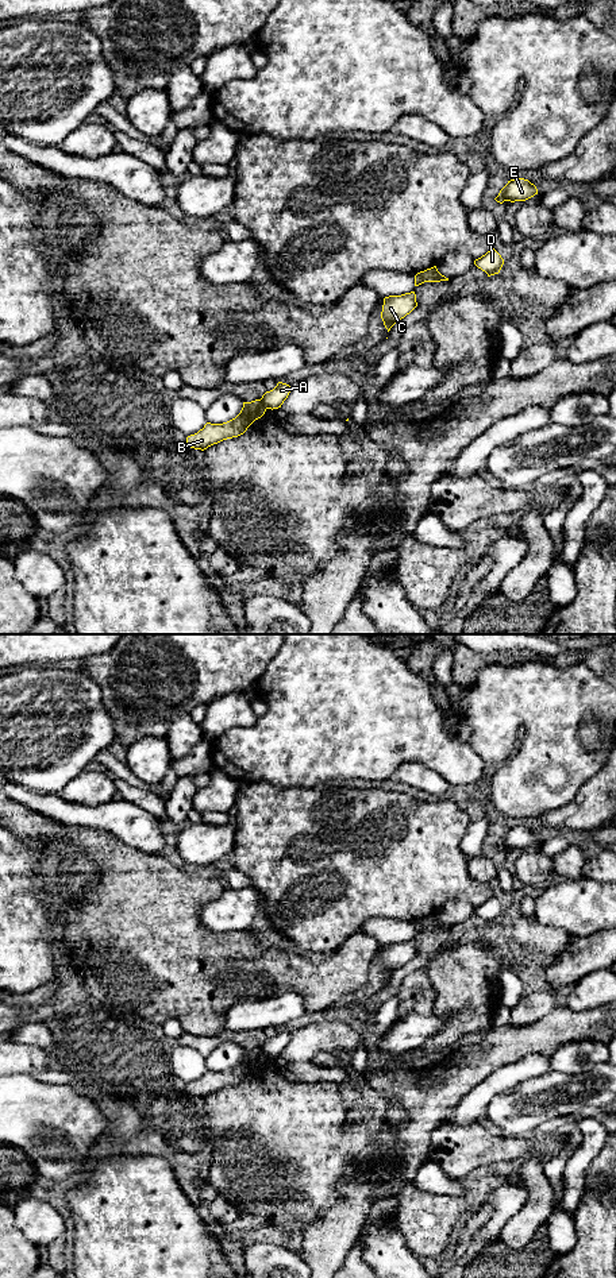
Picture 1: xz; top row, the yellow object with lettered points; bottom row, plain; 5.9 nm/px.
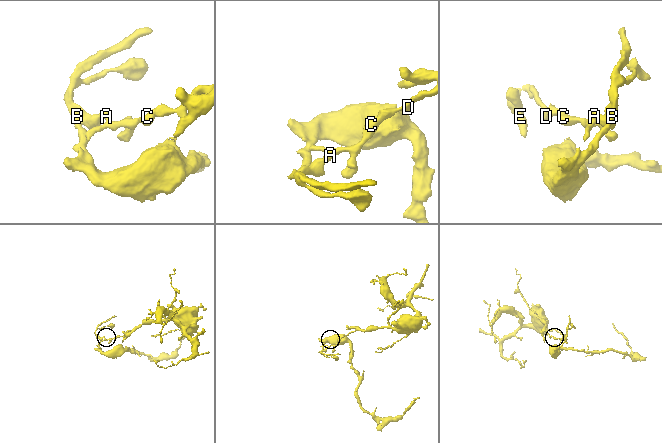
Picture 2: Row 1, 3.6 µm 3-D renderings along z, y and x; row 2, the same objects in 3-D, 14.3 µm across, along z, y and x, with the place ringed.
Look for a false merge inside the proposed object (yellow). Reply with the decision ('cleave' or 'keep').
cleave

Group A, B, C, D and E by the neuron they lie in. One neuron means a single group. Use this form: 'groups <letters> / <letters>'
groups A C D E / B

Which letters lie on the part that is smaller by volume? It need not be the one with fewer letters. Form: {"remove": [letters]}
{"remove": ["B"]}

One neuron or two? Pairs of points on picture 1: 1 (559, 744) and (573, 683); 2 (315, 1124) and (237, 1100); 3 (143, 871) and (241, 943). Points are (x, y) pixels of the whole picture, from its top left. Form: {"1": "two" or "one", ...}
{"1": "one", "2": "one", "3": "one"}

